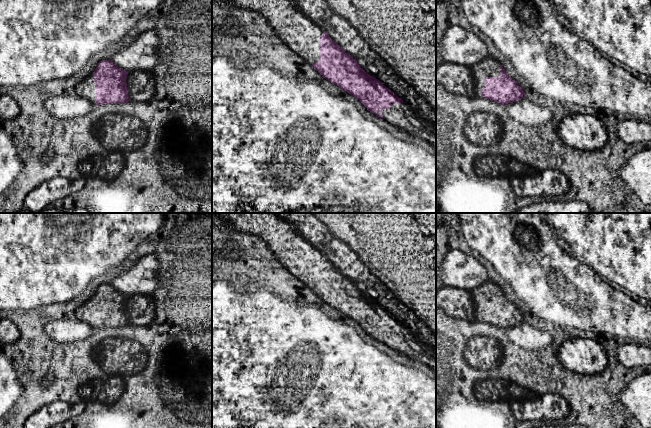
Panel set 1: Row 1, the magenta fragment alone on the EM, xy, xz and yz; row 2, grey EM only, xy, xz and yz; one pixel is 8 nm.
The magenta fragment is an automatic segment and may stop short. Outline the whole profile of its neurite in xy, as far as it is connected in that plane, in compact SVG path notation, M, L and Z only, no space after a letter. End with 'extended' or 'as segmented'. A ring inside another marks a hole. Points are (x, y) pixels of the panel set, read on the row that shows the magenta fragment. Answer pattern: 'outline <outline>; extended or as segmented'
outline M101 60L95 70L76 85L76 95L93 105L128 102L127 75L128 72L111 60Z; extended

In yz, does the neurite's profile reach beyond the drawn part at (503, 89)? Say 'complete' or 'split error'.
split error

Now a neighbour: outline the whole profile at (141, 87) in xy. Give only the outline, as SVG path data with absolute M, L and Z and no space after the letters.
M151 71L130 72L126 83L129 101L151 102L155 96L156 85Z

